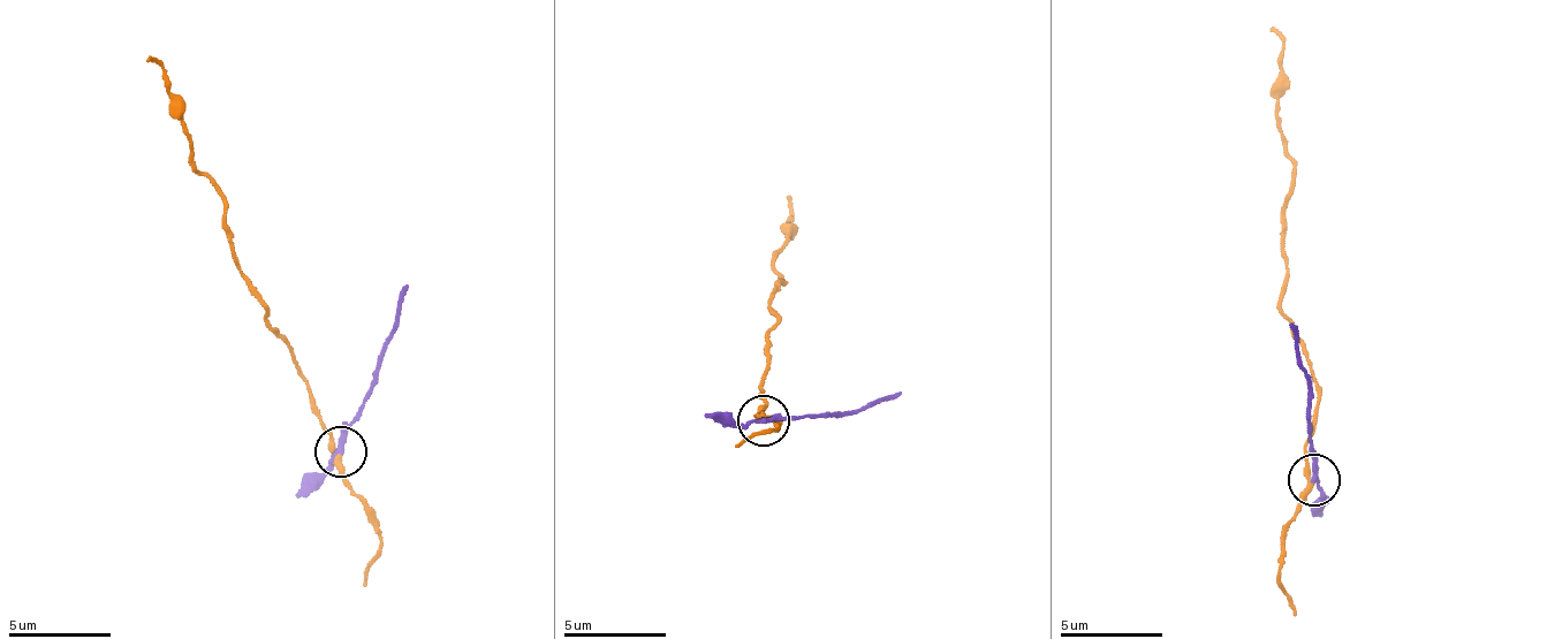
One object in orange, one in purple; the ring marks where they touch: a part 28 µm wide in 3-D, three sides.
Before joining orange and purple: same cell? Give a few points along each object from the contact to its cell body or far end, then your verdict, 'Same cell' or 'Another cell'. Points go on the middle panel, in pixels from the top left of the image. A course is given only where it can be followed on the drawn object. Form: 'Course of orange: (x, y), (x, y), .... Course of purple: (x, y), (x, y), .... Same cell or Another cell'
Course of orange: (761, 419), (775, 318), (771, 295), (786, 280), (780, 279), (783, 242), (794, 219), (786, 195). Course of purple: (761, 419), (846, 412), (901, 390). Another cell

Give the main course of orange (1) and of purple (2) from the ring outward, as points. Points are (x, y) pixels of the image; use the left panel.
1: (339, 453), (323, 425), (293, 349), (234, 261), (225, 200), (188, 142), (167, 71), (144, 60)
2: (339, 453), (407, 284)

